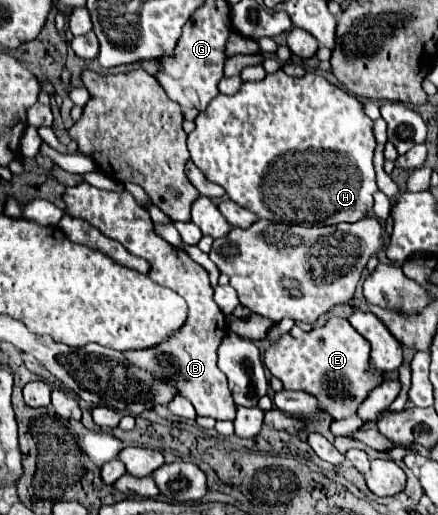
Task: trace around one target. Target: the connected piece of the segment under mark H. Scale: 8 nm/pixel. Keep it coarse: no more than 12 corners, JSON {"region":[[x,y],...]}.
{"region":[[282,69],[218,95],[188,151],[284,225],[374,205],[362,103]]}

